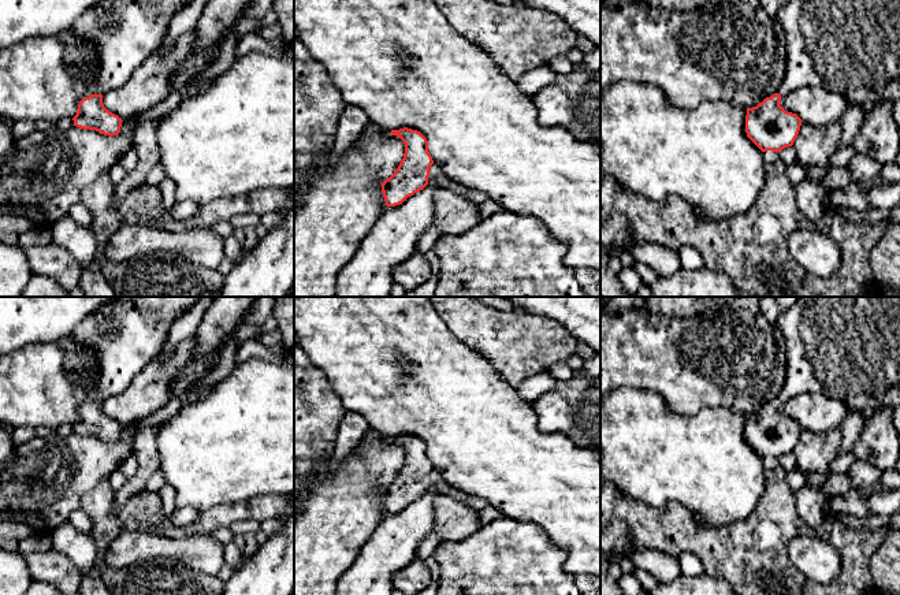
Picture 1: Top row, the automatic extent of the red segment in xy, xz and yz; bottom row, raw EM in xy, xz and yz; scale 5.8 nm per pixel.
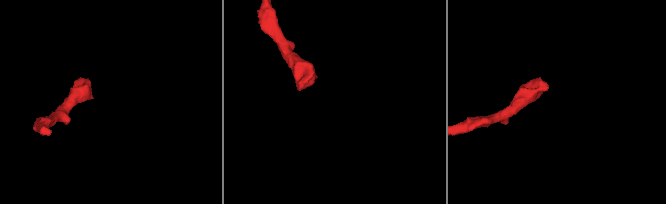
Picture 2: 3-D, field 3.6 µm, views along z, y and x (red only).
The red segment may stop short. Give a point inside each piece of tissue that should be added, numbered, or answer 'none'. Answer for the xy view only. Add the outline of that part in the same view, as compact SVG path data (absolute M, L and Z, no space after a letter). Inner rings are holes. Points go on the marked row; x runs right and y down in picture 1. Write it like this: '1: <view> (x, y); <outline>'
1: xy (125, 33); M101 0L85 11L70 30L79 38L90 41L98 53L98 71L90 83L89 94L124 86L133 72L160 48L168 34L172 16L191 0Z

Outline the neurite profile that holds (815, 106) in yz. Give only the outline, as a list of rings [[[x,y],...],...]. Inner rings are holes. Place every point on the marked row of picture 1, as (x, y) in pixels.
[[[797,88],[781,96],[780,105],[796,114],[802,122],[828,126],[840,120],[849,103],[844,96],[823,88]]]

